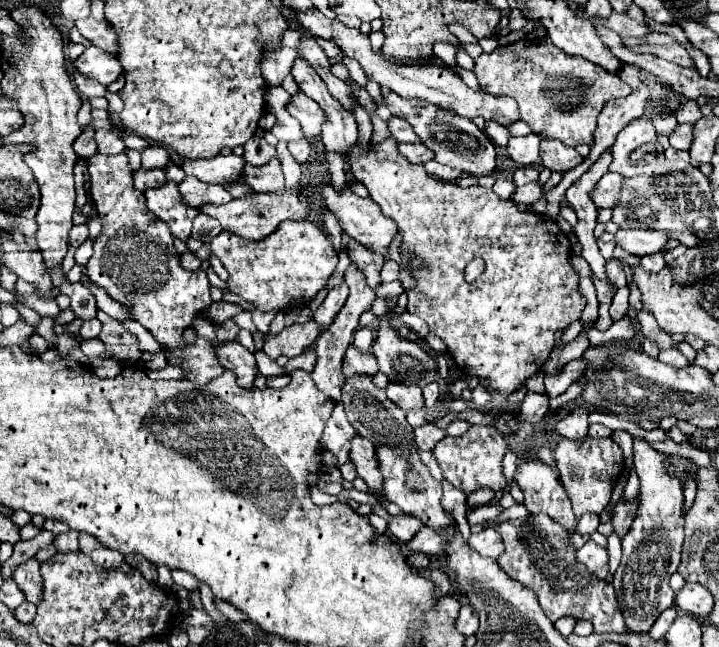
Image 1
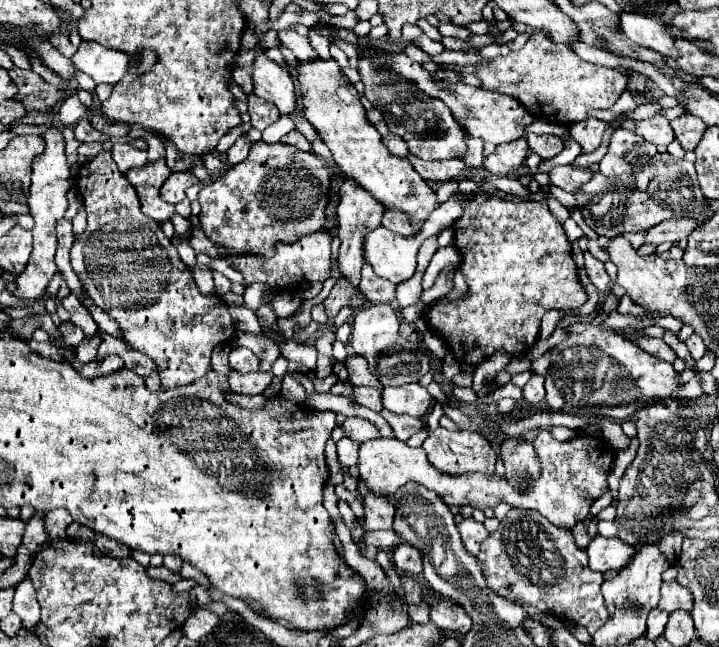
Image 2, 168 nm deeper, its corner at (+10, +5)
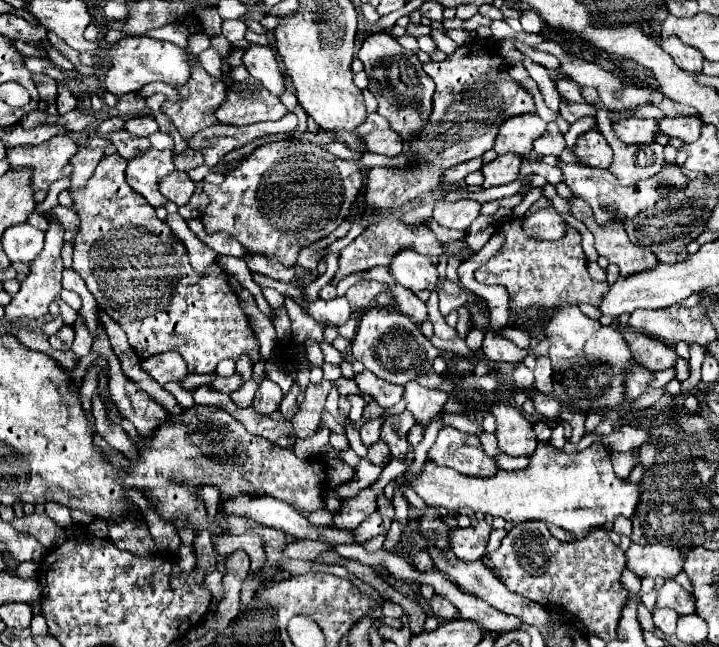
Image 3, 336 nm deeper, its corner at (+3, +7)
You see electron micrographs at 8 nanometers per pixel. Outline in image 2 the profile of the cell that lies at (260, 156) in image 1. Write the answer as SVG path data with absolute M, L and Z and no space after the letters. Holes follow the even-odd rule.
M255 142L249 150L249 156L225 172L215 184L205 186L199 192L201 202L201 216L199 222L203 226L205 236L219 246L231 248L235 254L273 254L279 242L293 244L301 234L313 234L313 230L323 228L325 220L325 206L331 198L331 176L333 166L323 162L313 152L297 150L295 146L287 144L265 144Z

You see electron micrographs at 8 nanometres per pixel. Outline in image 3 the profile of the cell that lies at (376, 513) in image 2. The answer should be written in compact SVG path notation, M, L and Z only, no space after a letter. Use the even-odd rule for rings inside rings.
M376 480L372 486L360 490L352 498L342 498L340 514L334 516L334 526L344 530L356 530L370 514L378 512L378 496L384 490L384 482Z

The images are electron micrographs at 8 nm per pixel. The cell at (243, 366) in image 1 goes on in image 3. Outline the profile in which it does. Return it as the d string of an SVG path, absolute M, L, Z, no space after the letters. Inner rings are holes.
M264 378L264 382L260 384L260 388L256 392L256 398L254 398L256 412L260 412L260 414L274 412L278 408L280 400L282 400L280 386L276 382L272 382L270 378Z

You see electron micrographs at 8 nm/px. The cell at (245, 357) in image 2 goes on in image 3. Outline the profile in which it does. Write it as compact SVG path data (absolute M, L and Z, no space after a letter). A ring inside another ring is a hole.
M236 372L236 374L232 374L230 378L216 378L216 382L210 384L210 386L216 388L216 390L220 390L220 392L236 392L236 390L242 388L242 384L244 384L242 374Z

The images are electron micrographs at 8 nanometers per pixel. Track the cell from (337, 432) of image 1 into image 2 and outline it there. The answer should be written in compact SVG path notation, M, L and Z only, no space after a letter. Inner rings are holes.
M347 418L347 422L343 424L343 432L355 442L367 442L373 438L381 438L379 428L363 418Z

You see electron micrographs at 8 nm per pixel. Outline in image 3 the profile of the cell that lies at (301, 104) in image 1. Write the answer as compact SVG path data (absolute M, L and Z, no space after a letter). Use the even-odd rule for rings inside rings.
M250 44L242 56L242 62L244 62L246 70L250 72L250 76L254 76L258 82L262 82L262 86L268 88L274 96L284 94L286 76L270 46Z

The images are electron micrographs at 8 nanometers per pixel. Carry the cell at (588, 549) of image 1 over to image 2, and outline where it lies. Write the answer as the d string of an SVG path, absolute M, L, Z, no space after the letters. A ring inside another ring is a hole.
M595 536L591 544L585 548L589 556L589 568L597 572L607 570L621 570L625 564L631 562L635 548L619 538L603 538Z

